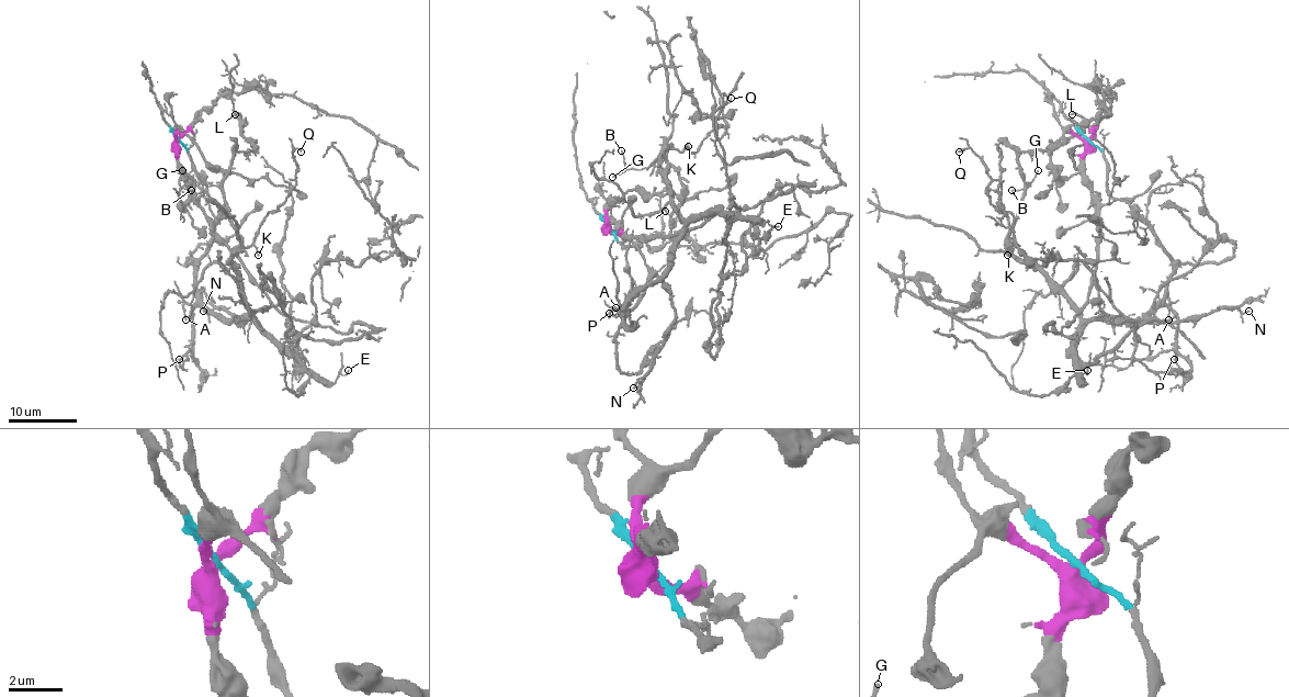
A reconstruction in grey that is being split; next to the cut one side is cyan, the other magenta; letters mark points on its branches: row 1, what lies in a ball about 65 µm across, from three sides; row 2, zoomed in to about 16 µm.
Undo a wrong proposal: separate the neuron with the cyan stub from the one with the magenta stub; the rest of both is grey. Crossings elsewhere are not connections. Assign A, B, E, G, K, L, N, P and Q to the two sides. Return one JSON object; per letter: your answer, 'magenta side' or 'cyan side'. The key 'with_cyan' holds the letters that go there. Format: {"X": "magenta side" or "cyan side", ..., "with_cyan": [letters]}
{"A": "cyan side", "B": "cyan side", "E": "cyan side", "G": "cyan side", "K": "cyan side", "L": "cyan side", "N": "cyan side", "P": "cyan side", "Q": "cyan side", "with_cyan": ["A", "B", "E", "G", "K", "L", "N", "P", "Q"]}

